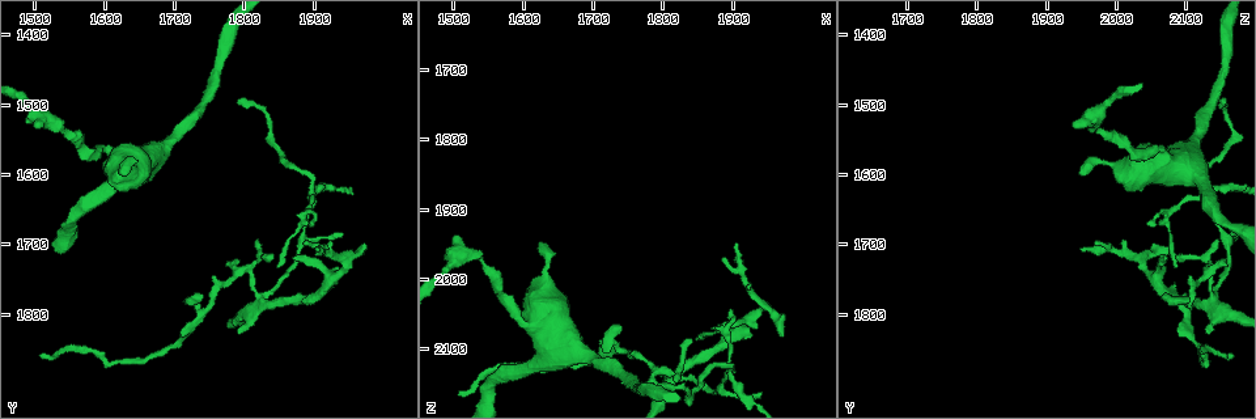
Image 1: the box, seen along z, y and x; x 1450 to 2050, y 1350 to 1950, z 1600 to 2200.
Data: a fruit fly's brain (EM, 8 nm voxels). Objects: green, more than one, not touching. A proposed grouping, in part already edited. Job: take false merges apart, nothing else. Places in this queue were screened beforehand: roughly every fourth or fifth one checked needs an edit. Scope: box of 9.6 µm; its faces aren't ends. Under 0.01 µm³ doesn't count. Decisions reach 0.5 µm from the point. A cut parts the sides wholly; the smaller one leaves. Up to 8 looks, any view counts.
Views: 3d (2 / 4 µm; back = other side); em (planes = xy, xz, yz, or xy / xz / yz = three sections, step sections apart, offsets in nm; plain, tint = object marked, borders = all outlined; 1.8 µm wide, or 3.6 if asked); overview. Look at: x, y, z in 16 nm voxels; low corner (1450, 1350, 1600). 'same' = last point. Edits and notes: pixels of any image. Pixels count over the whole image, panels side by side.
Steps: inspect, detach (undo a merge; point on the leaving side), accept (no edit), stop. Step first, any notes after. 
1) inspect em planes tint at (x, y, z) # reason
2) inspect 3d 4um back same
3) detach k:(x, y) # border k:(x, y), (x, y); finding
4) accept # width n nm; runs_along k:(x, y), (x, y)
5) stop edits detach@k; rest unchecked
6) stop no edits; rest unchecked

inspect em planes tint at (1540, 1535, 1970) # narrows sharply

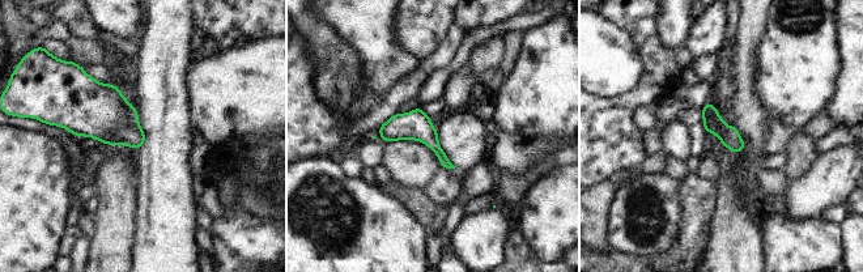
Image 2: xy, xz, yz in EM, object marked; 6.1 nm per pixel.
accept # runs_along 2:(382, 130), (419, 130), (447, 165); all the same neuron

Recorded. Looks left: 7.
inspect em planes tint at (1605, 1565, 2065) # sudden change in width

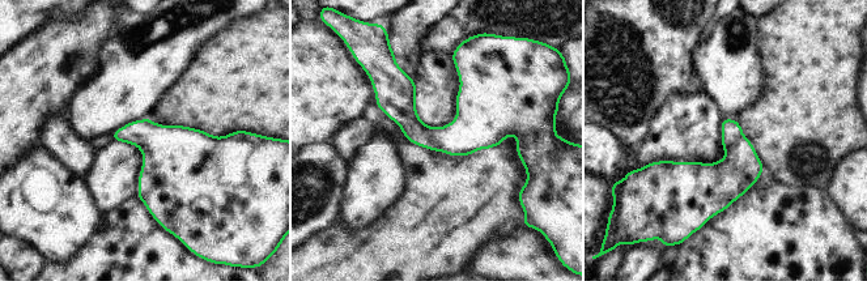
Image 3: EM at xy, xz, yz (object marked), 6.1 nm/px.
accept # all the same neuron

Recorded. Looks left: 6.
inspect 3d 4um at (1820, 1795, 2145) # sharp bend

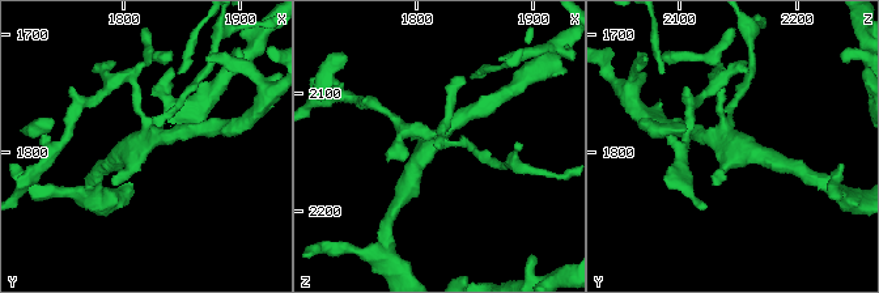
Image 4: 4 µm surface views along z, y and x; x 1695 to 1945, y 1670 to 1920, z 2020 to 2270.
inspect em yz step 8 tint at (1814, 1790, 2144) # shape alone is not enough

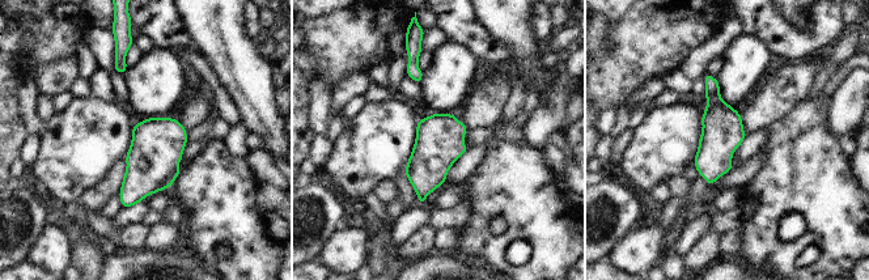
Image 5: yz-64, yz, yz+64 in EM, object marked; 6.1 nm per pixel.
accept # all the same neuron

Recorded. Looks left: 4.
stop no edits; rest unchecked

